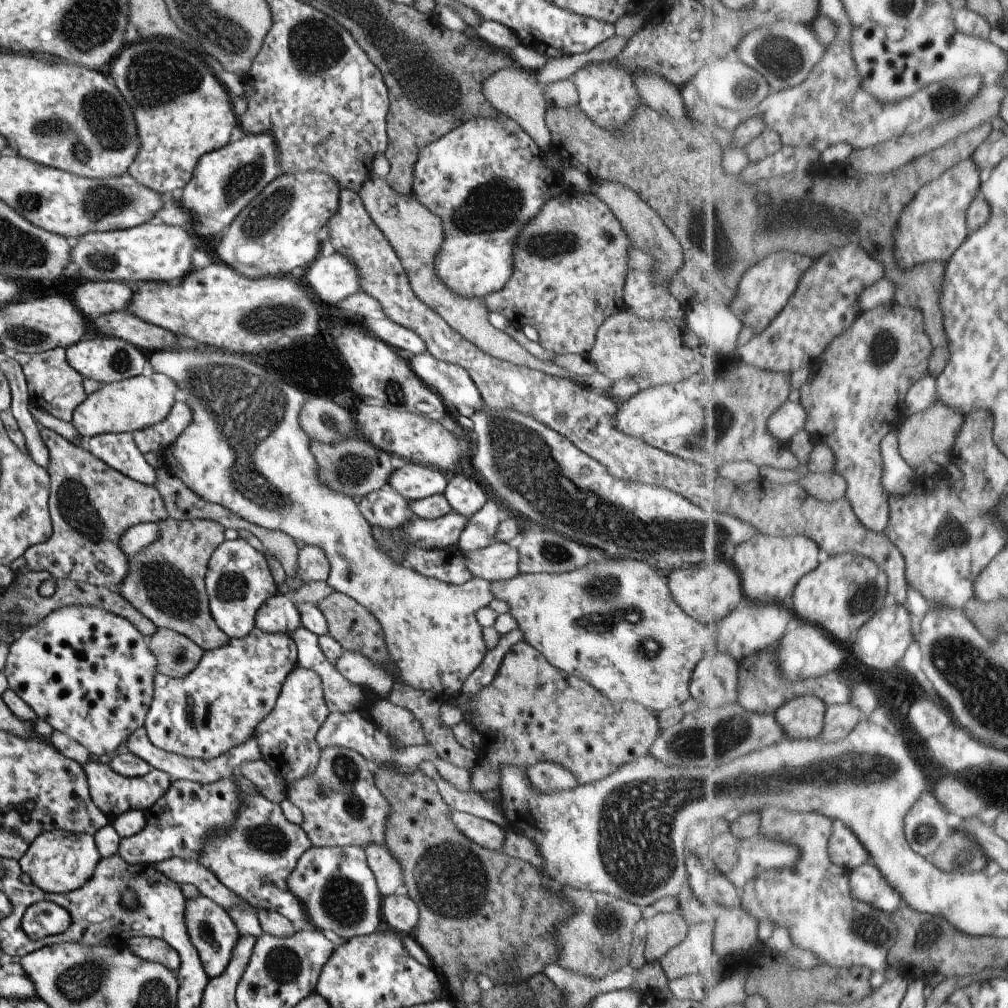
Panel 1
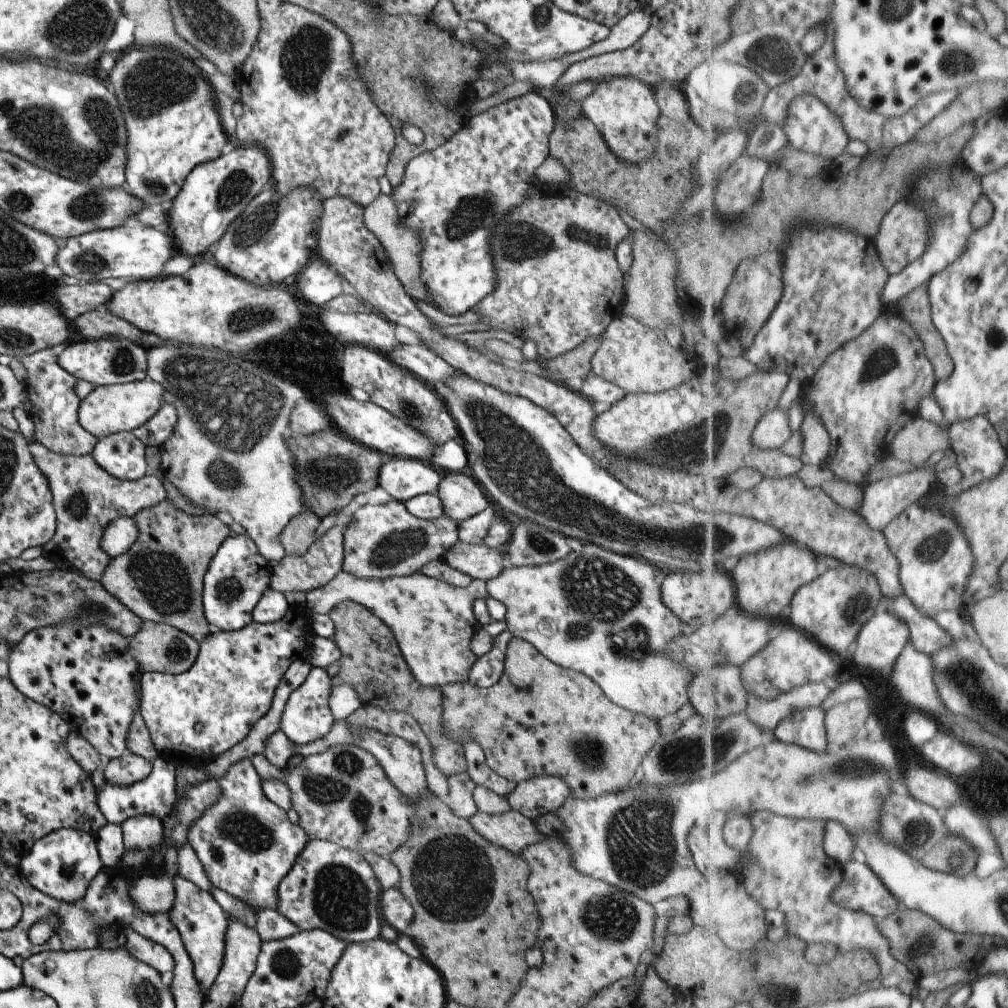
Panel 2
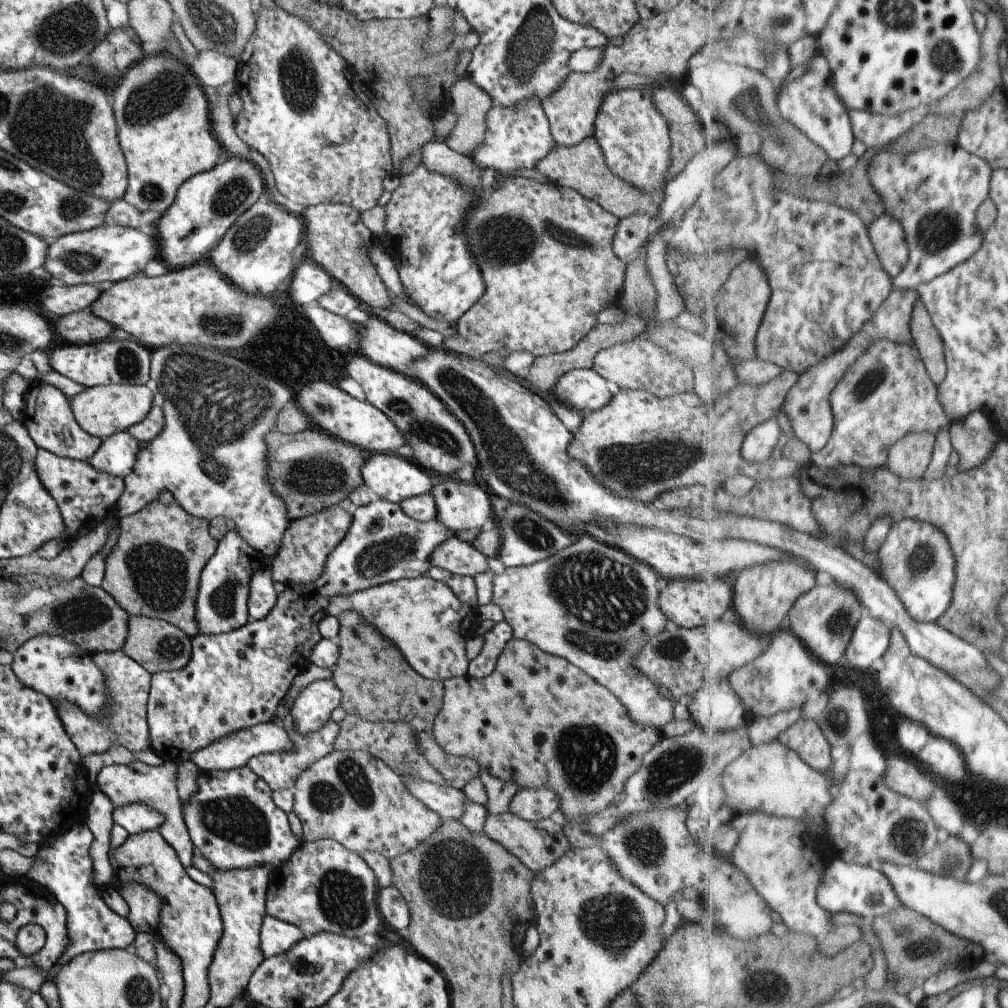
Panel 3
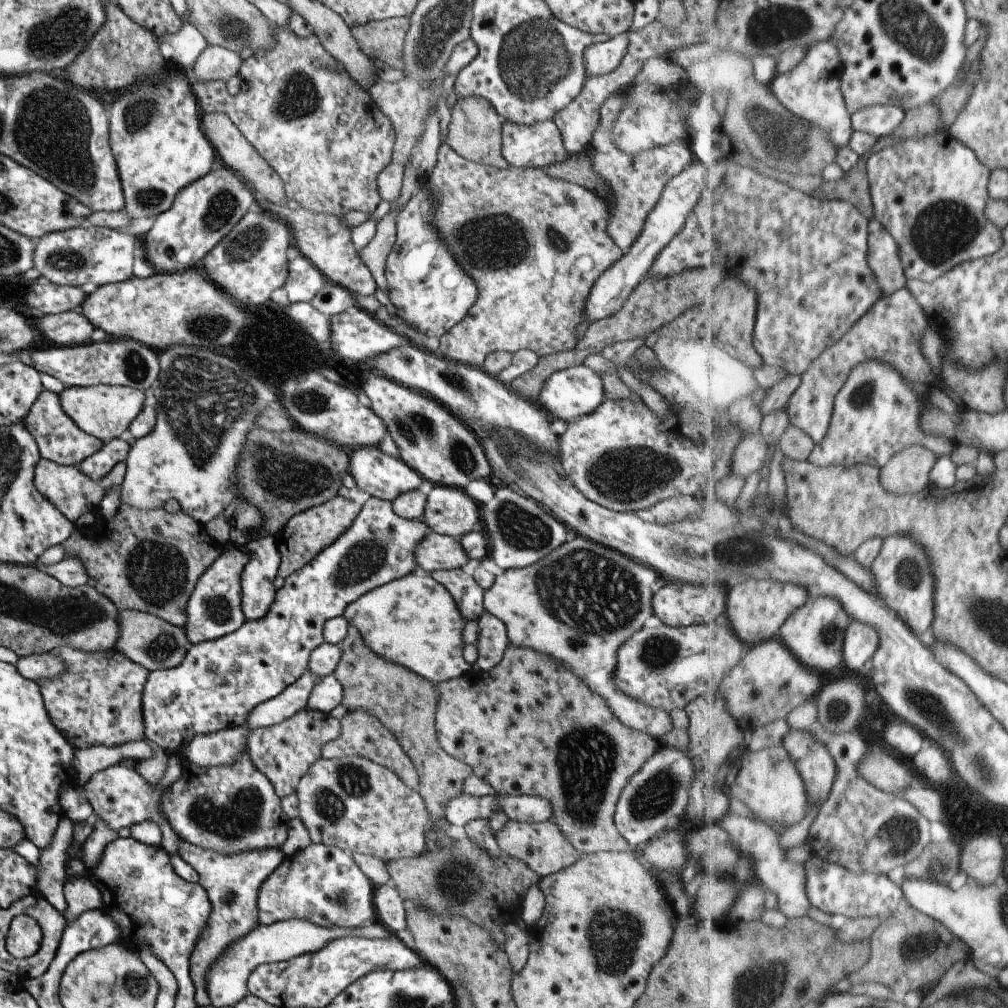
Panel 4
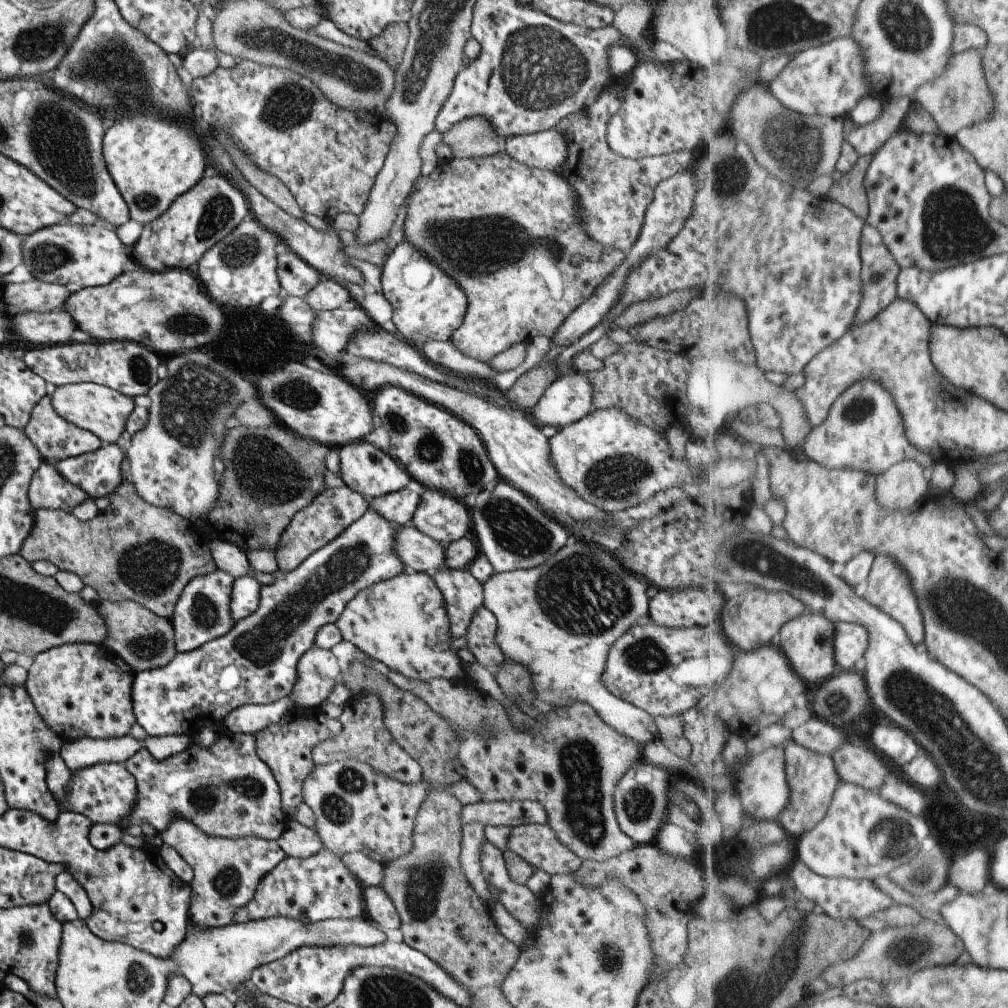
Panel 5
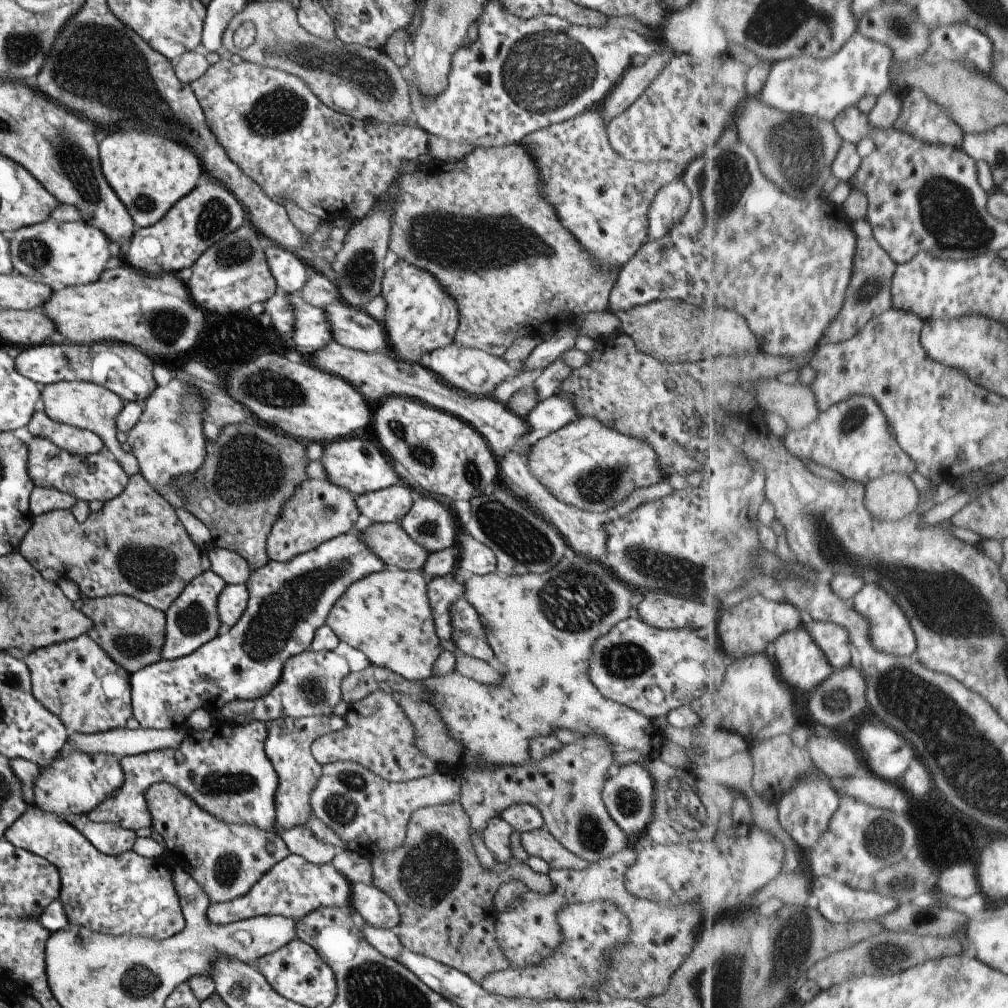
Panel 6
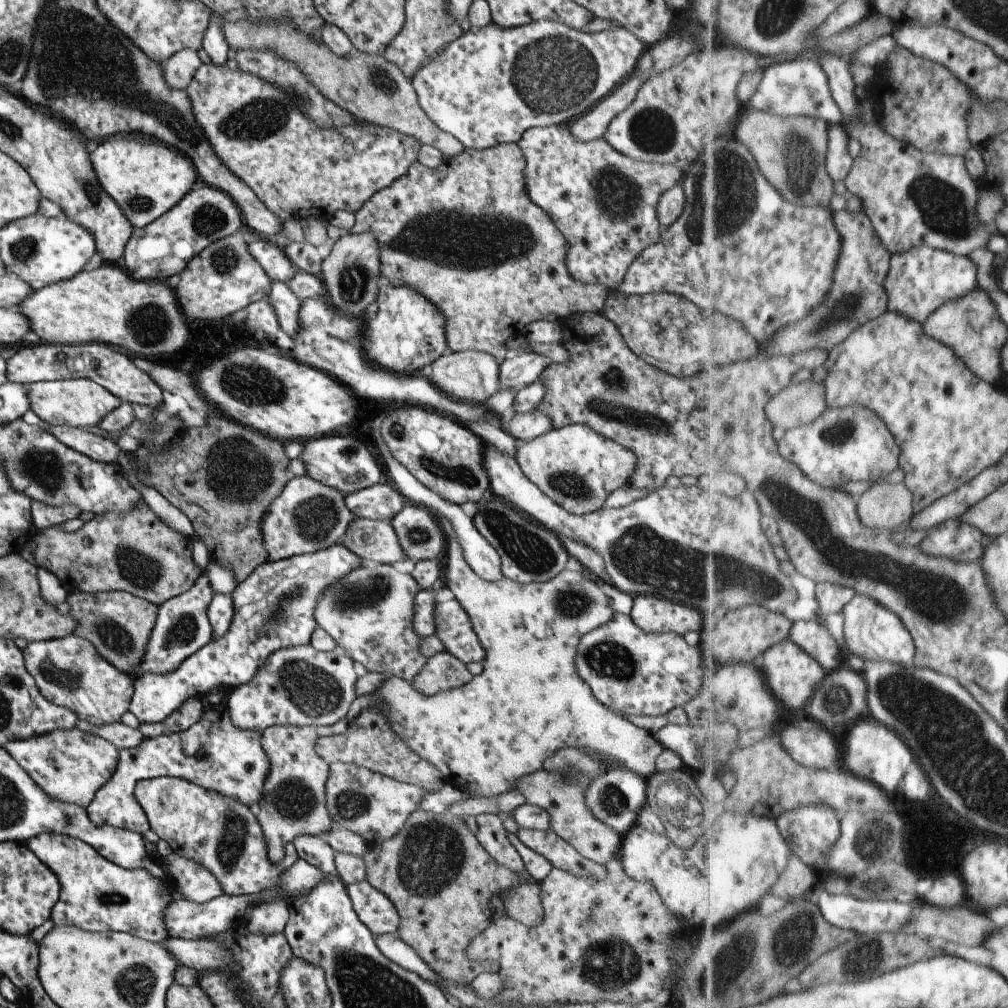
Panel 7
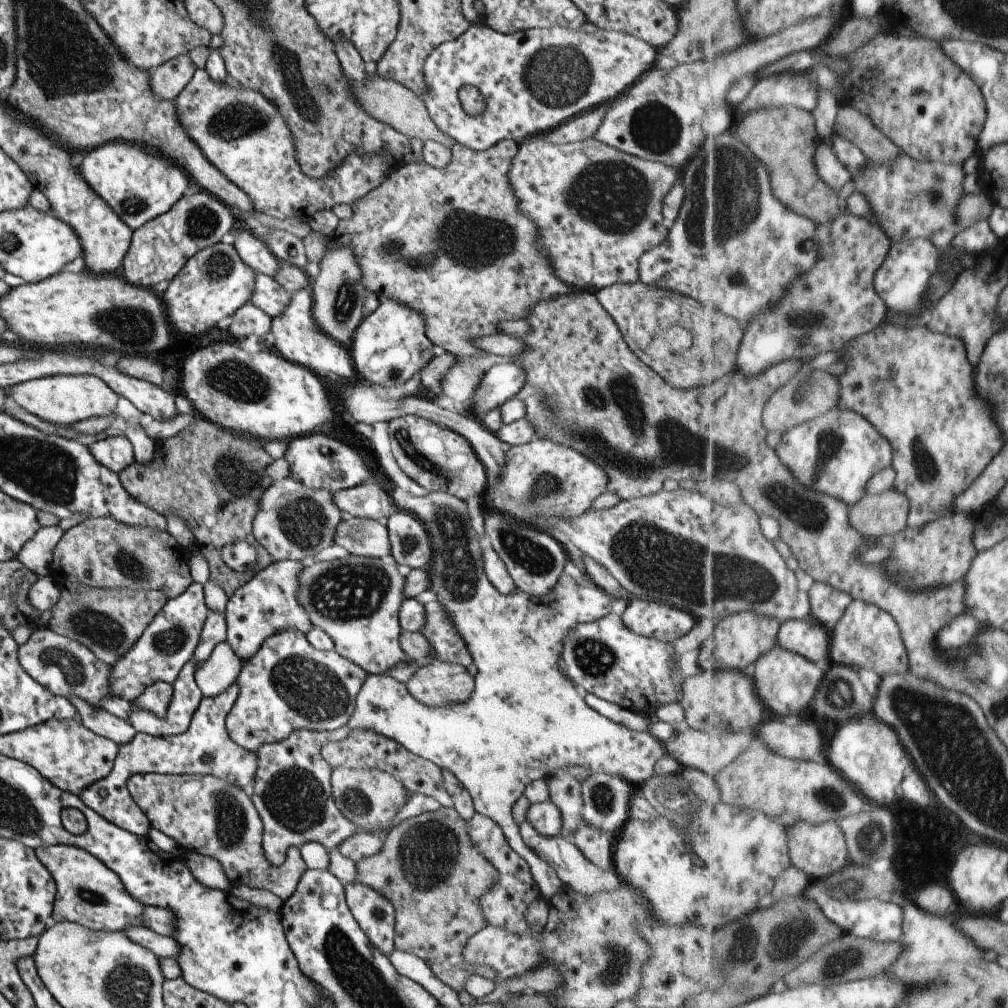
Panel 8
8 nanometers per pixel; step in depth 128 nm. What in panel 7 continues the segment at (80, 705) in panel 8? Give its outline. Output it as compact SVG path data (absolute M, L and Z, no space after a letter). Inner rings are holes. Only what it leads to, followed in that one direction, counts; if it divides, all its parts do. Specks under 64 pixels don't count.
M79 721L77 726L79 730L83 730L83 732L103 738L105 742L113 744L117 750L127 750L127 748L139 744L141 740L145 740L146 738L137 728L131 728L120 721L111 722L111 724L101 724L101 726Z

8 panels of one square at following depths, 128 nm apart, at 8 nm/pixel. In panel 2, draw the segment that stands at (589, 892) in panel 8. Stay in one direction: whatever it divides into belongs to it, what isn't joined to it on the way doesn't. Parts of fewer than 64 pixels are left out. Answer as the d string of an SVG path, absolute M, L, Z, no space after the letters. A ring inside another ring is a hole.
M514 809L499 815L489 815L477 810L467 820L472 830L483 838L483 841L515 855L528 845L545 838L534 828L531 819Z

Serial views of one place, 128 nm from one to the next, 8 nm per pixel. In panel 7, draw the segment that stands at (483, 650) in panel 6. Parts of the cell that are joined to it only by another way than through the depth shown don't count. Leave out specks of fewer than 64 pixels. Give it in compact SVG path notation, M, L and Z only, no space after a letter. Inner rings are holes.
M447 587L433 590L435 604L433 604L433 622L435 622L435 636L443 645L443 651L449 652L466 664L467 662L481 662L485 652L471 628L471 622L459 602L453 598Z

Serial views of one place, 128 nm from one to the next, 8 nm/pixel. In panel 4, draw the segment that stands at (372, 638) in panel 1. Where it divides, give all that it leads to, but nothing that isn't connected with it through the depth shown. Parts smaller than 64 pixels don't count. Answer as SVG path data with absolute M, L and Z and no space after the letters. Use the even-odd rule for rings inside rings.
M348 624L339 646L340 660L332 676L342 689L340 705L348 711L364 711L392 732L397 744L416 768L419 778L416 790L425 809L432 817L445 821L444 804L462 792L464 780L473 772L467 764L448 756L439 747L434 732L434 713L439 699L435 684L374 654L352 625Z

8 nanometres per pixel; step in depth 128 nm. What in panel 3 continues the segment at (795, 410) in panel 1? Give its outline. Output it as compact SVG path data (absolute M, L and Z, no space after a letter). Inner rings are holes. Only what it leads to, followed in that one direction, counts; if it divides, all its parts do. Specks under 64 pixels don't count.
M770 419L769 422L757 426L753 433L745 438L745 443L742 445L744 447L742 454L748 461L766 462L773 454L773 450L777 448L782 434L783 430L777 424L777 420Z

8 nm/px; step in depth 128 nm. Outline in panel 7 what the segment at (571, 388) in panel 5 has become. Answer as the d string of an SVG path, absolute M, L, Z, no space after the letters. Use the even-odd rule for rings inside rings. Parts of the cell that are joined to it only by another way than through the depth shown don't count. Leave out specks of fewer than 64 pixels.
M532 409L524 413L515 413L511 420L505 426L502 426L502 429L511 438L526 443L549 431L551 420L545 414L541 414L539 410Z

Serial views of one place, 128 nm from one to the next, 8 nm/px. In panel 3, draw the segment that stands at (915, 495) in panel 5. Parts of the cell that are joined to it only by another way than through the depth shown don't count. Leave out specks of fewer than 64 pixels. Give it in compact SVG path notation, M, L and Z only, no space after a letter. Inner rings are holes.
M910 433L890 450L887 468L903 479L924 480L934 456L934 449L933 433Z

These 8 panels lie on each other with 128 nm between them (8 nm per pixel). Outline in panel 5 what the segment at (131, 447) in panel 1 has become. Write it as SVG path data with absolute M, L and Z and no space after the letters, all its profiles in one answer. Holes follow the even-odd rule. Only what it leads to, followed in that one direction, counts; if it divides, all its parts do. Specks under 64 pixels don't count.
M118 443L103 444L96 452L51 461L57 473L79 486L91 499L105 496L119 486L124 450Z

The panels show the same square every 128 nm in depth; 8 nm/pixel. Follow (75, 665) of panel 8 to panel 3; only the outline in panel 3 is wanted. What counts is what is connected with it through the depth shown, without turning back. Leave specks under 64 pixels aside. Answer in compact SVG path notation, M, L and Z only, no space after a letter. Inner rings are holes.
M121 649L117 651L110 651L107 653L91 654L91 658L92 662L102 670L102 674L105 676L106 679L106 693L108 694L108 701L110 702L110 704L107 706L110 708L109 712L110 716L107 719L104 719L103 721L99 719L99 722L97 722L97 719L89 719L88 717L85 717L85 714L82 714L74 705L71 705L70 703L64 701L56 701L55 703L52 704L56 708L58 718L60 719L60 722L64 727L65 735L67 736L67 738L69 738L69 741L73 744L73 746L77 748L77 751L79 752L79 755L81 757L91 753L101 754L110 745L113 744L120 745L122 748L125 748L129 753L133 754L133 756L135 756L136 753L141 753L142 751L148 750L150 748L150 739L148 736L148 725L146 722L146 701L148 698L148 687L150 686L150 675L138 664L138 662L134 662L133 660L131 660L131 658L125 656L125 654L123 654Z

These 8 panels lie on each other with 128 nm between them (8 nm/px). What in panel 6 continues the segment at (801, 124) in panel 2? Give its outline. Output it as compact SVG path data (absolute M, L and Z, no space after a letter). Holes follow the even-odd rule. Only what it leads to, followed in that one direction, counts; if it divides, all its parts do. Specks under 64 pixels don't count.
M857 32L831 58L798 56L775 61L765 88L756 99L788 113L833 122L843 110L858 106L863 96L869 94L878 97L892 88L893 80L889 74L892 62L893 52L887 44Z

